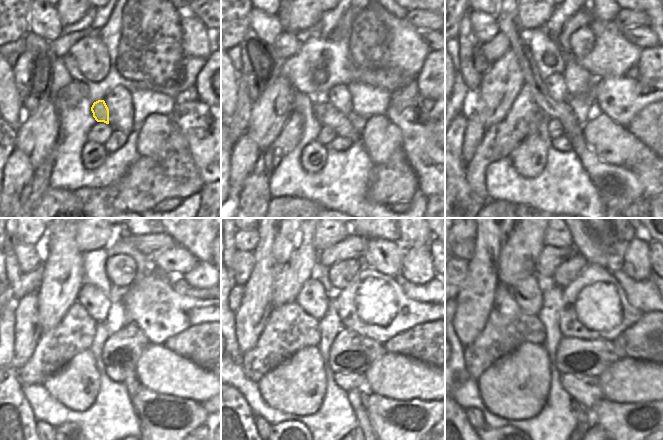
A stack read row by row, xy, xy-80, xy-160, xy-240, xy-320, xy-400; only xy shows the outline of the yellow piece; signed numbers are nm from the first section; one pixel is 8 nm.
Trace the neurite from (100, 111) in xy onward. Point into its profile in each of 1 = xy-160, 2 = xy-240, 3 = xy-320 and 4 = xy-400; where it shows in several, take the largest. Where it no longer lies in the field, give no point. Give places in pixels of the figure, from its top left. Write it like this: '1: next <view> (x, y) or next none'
1: next xy-160 (617, 186)
2: next xy-240 (168, 420)
3: next xy-320 (394, 421)
4: next xy-400 (637, 421)

